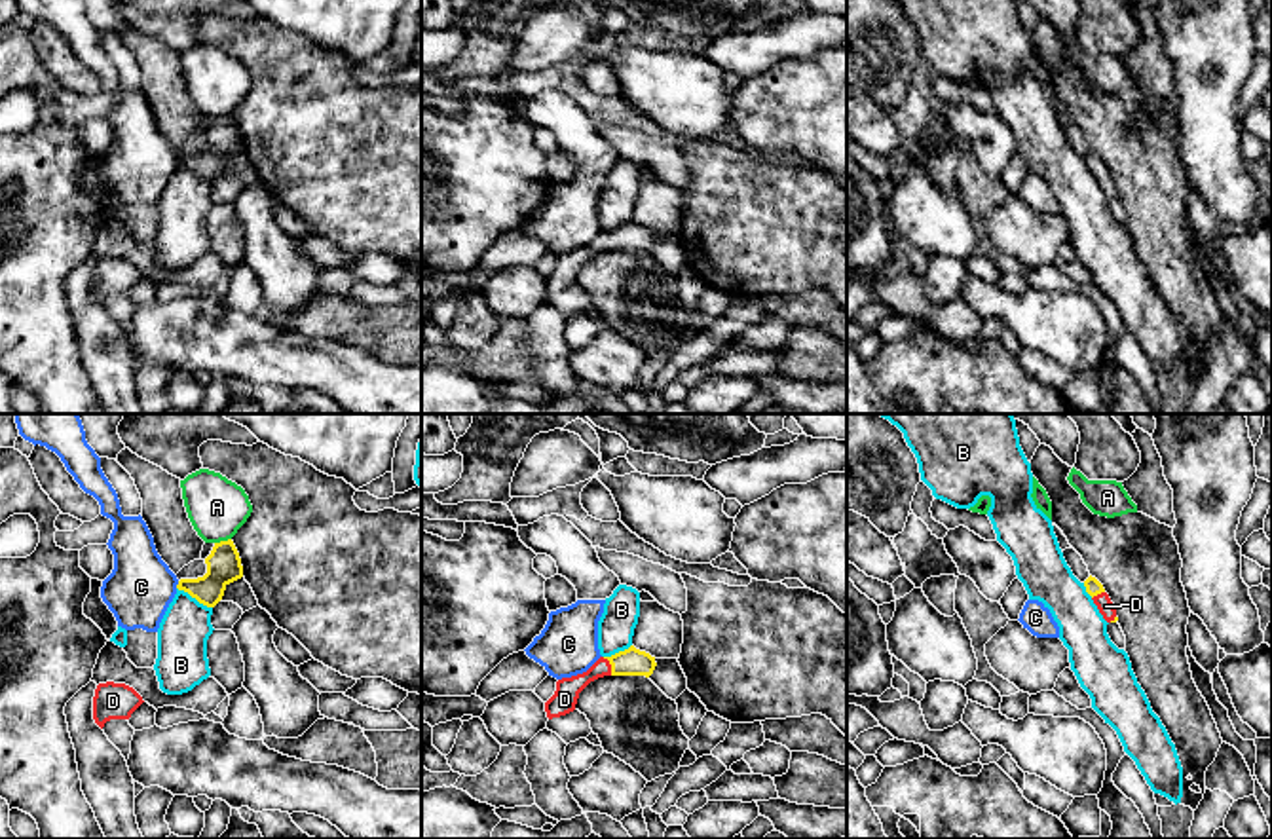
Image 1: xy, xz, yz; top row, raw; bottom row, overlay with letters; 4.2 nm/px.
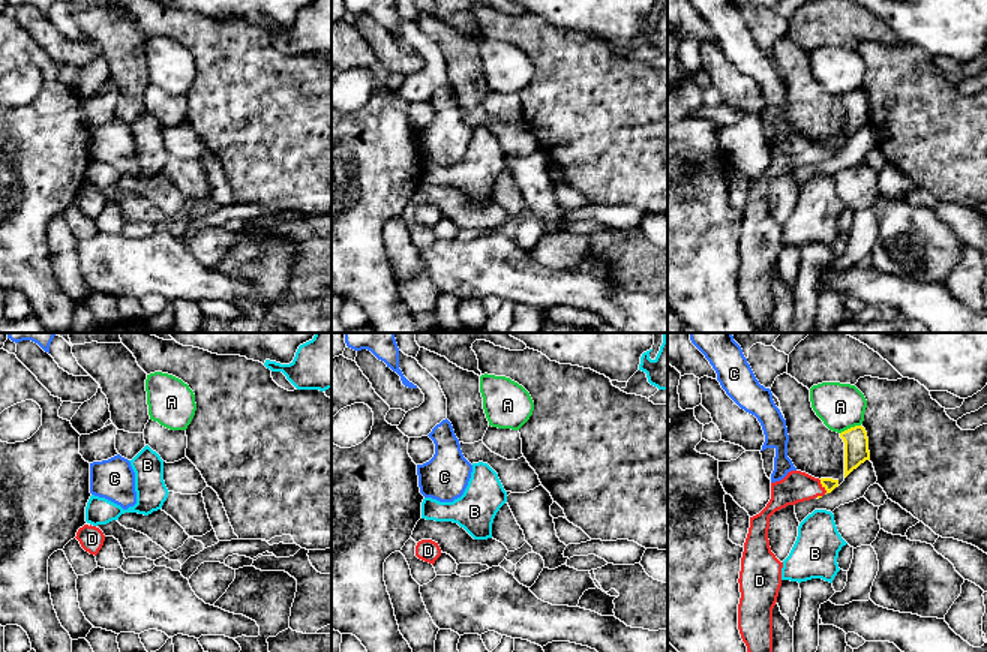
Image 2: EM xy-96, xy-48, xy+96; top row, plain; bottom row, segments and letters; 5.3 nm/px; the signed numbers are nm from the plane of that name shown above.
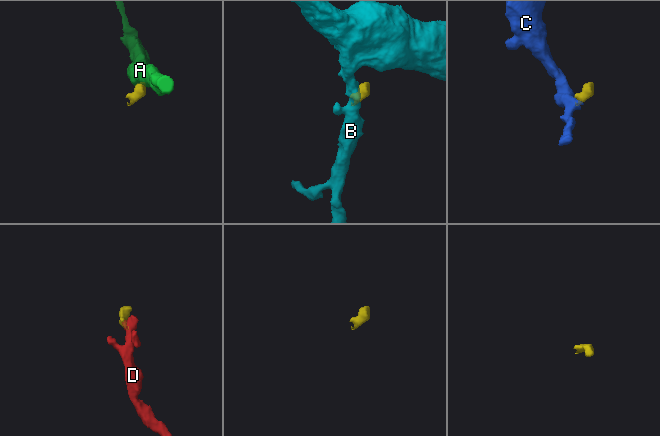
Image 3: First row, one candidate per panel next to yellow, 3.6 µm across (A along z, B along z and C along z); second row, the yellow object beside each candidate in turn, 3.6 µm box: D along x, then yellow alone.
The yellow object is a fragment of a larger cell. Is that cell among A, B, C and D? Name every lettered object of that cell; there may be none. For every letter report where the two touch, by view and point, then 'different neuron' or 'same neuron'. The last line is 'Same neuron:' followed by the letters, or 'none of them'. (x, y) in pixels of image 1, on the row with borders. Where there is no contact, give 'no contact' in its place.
A: contact xy (223, 541); different neuron
B: contact xy (194, 596); different neuron
C: contact xy (177, 585); different neuron
D: contact xz (610, 663); same neuron
Same neuron: D

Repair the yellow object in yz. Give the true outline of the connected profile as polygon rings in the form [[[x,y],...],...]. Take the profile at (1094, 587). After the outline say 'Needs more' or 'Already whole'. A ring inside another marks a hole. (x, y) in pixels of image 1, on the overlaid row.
[[[1088,577],[1084,581],[1086,592],[1092,596],[1094,604],[1097,606],[1099,613],[1107,623],[1116,623],[1116,609],[1111,602],[1109,594],[1105,592],[1103,585],[1095,577]]]. Needs more

